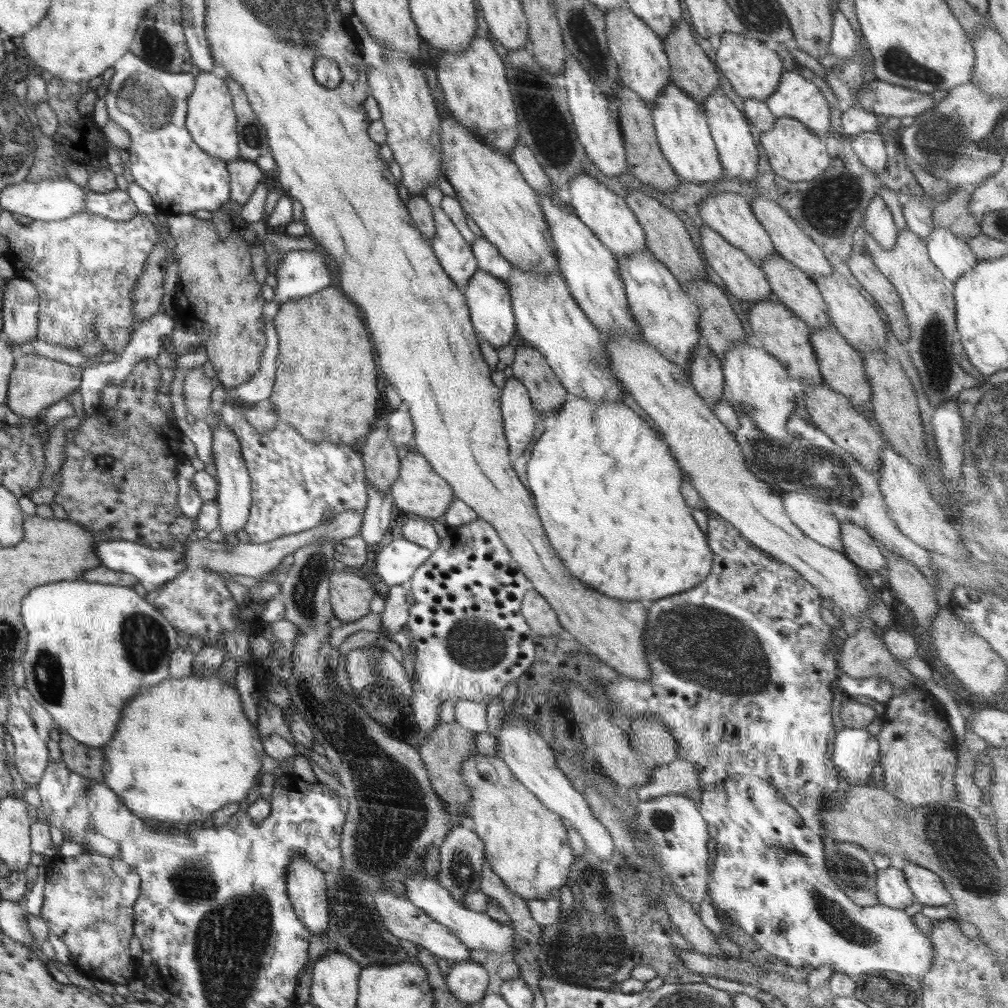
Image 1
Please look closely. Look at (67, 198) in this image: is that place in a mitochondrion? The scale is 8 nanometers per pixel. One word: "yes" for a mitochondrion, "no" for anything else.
no

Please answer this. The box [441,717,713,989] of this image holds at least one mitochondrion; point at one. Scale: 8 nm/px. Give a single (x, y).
(594, 946)

